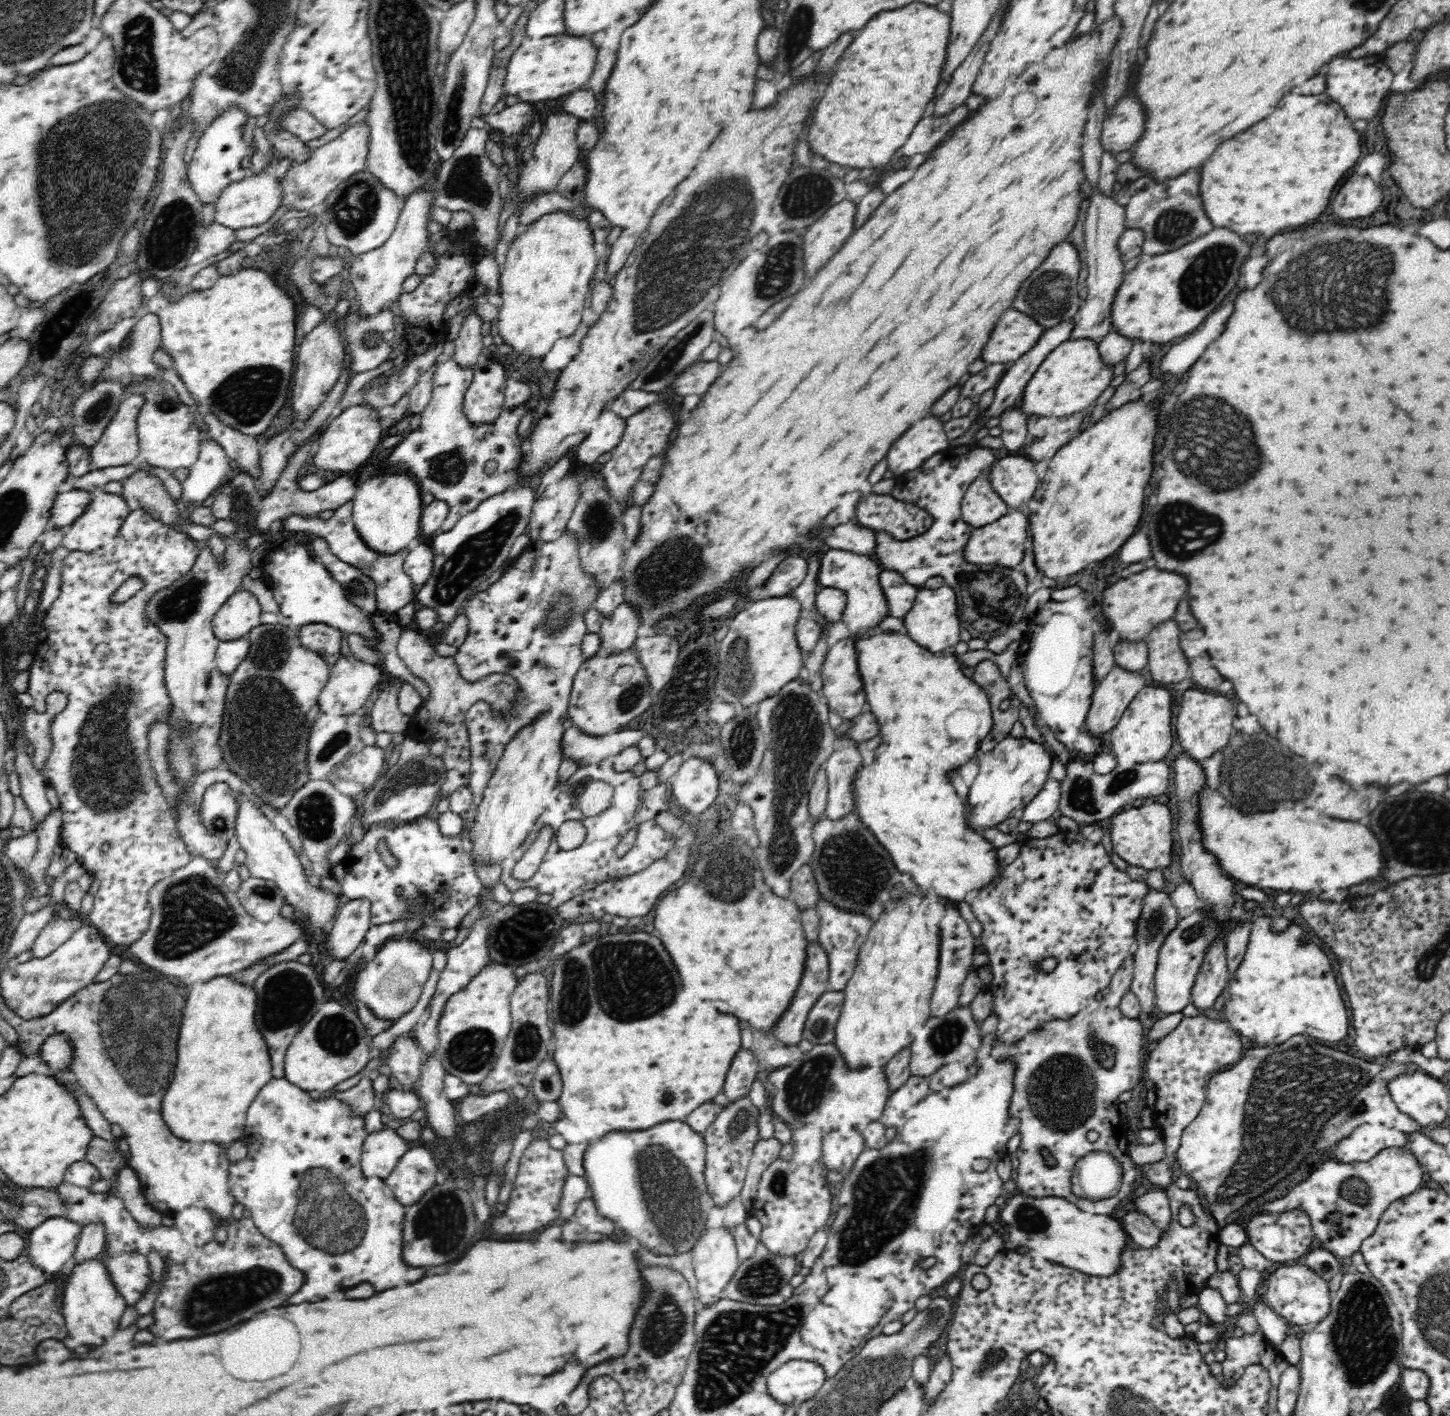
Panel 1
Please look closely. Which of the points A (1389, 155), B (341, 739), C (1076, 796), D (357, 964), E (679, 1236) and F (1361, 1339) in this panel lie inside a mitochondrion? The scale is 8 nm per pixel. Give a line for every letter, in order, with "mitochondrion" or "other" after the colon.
A: other
B: mitochondrion
C: mitochondrion
D: other
E: mitochondrion
F: mitochondrion

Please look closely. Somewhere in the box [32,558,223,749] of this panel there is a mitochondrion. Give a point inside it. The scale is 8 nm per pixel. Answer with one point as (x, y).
(178, 606)

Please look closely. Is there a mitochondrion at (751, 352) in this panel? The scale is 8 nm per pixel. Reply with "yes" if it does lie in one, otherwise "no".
no

